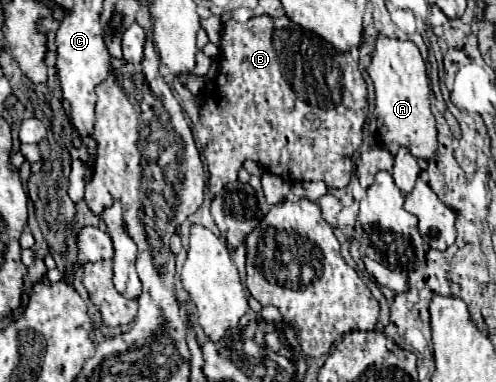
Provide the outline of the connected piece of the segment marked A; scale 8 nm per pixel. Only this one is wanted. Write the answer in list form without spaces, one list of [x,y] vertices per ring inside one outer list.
[[[377,35],[367,71],[375,87],[375,109],[369,120],[369,131],[377,145],[393,155],[399,147],[407,147],[413,157],[431,159],[437,149],[437,129],[429,107],[431,87],[427,67],[417,45],[411,41]]]

